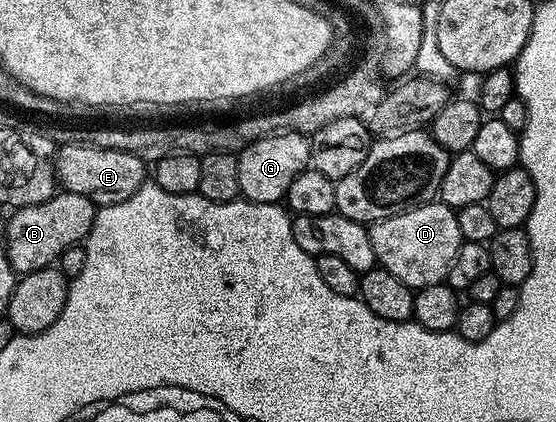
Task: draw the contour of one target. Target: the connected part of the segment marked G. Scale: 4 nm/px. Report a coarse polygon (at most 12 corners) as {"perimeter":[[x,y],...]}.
{"perimeter":[[266,133],[238,155],[240,195],[282,203],[311,160],[302,134]]}

